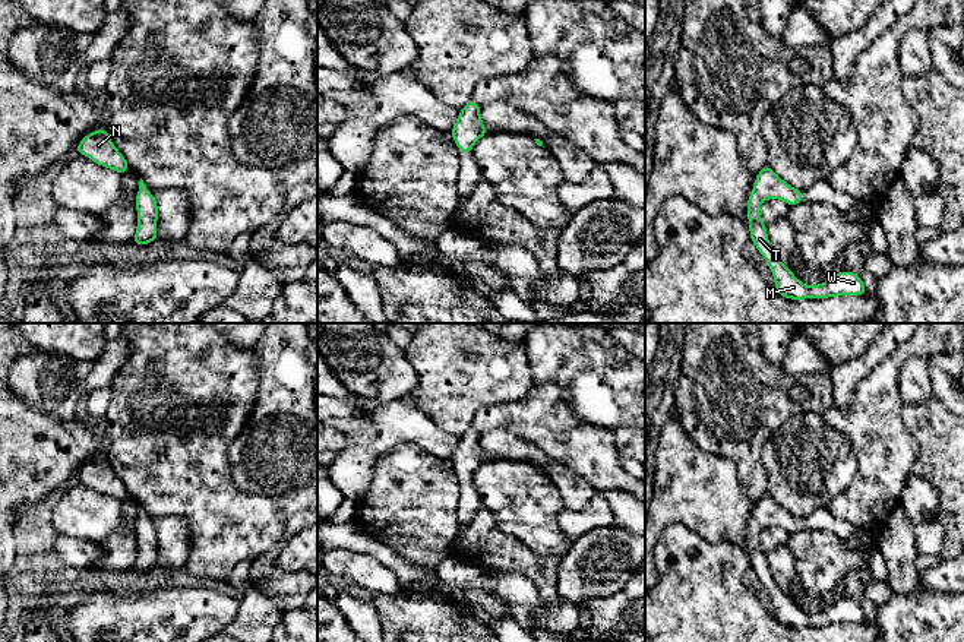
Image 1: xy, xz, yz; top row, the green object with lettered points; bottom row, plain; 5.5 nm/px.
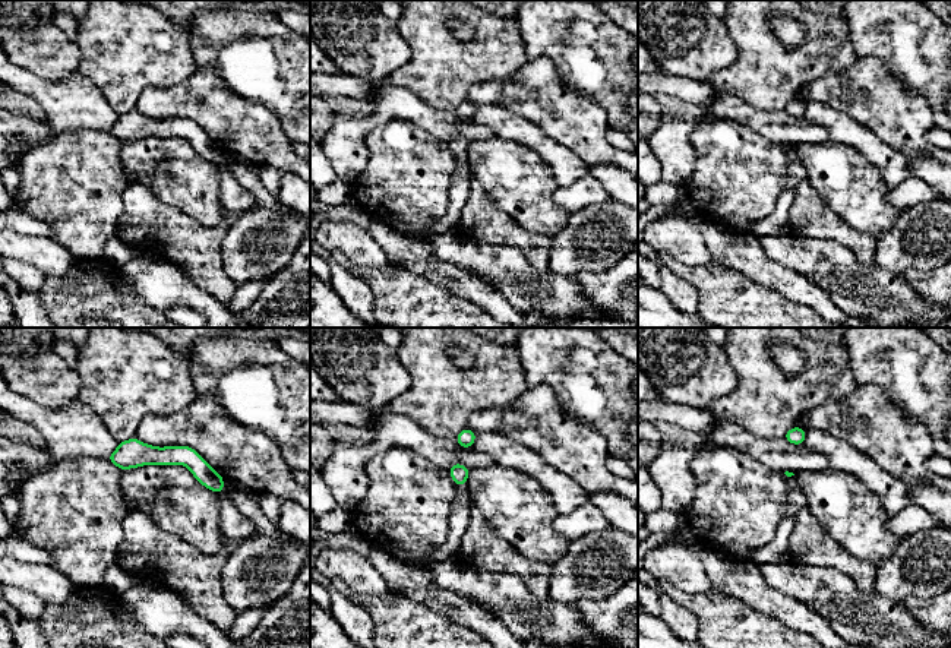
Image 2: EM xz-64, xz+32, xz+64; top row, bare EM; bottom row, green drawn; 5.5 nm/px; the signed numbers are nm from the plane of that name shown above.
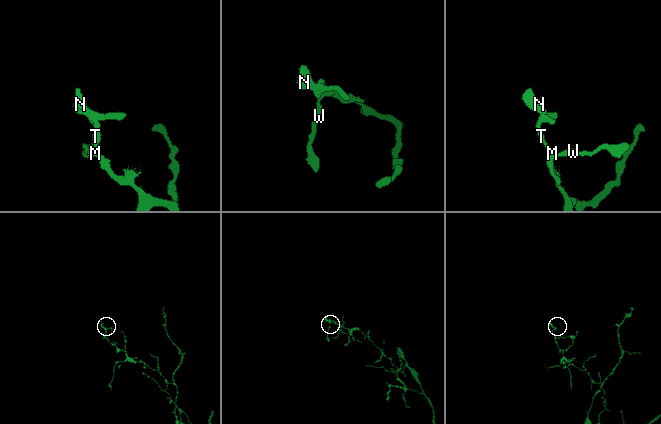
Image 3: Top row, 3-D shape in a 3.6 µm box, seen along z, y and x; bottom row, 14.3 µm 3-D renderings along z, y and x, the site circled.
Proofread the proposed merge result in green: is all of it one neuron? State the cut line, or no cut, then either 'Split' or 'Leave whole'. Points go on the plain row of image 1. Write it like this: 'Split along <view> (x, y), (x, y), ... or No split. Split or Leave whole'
No split. Leave whole

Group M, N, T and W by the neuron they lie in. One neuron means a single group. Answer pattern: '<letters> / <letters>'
M N T W

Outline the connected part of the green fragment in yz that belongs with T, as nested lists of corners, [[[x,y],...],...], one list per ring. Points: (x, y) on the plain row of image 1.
[[[765,493],[756,503],[753,519],[748,526],[748,547],[750,567],[768,589],[775,607],[775,619],[790,627],[805,626],[828,626],[835,623],[865,623],[866,616],[857,601],[841,598],[832,607],[821,610],[816,614],[807,614],[799,608],[793,600],[777,585],[768,563],[767,553],[759,543],[759,534],[767,526],[781,526],[787,532],[794,534],[803,529],[803,518],[796,518],[783,509],[769,493]]]

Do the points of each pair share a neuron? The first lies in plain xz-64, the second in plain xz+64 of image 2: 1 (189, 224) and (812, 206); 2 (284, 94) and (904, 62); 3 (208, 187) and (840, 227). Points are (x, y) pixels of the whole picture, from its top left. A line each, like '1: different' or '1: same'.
1: same
2: same
3: different

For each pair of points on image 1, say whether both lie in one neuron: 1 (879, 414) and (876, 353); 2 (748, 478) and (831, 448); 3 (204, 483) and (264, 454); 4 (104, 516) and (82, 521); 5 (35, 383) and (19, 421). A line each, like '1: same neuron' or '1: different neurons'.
1: different neurons
2: different neurons
3: different neurons
4: same neuron
5: different neurons

